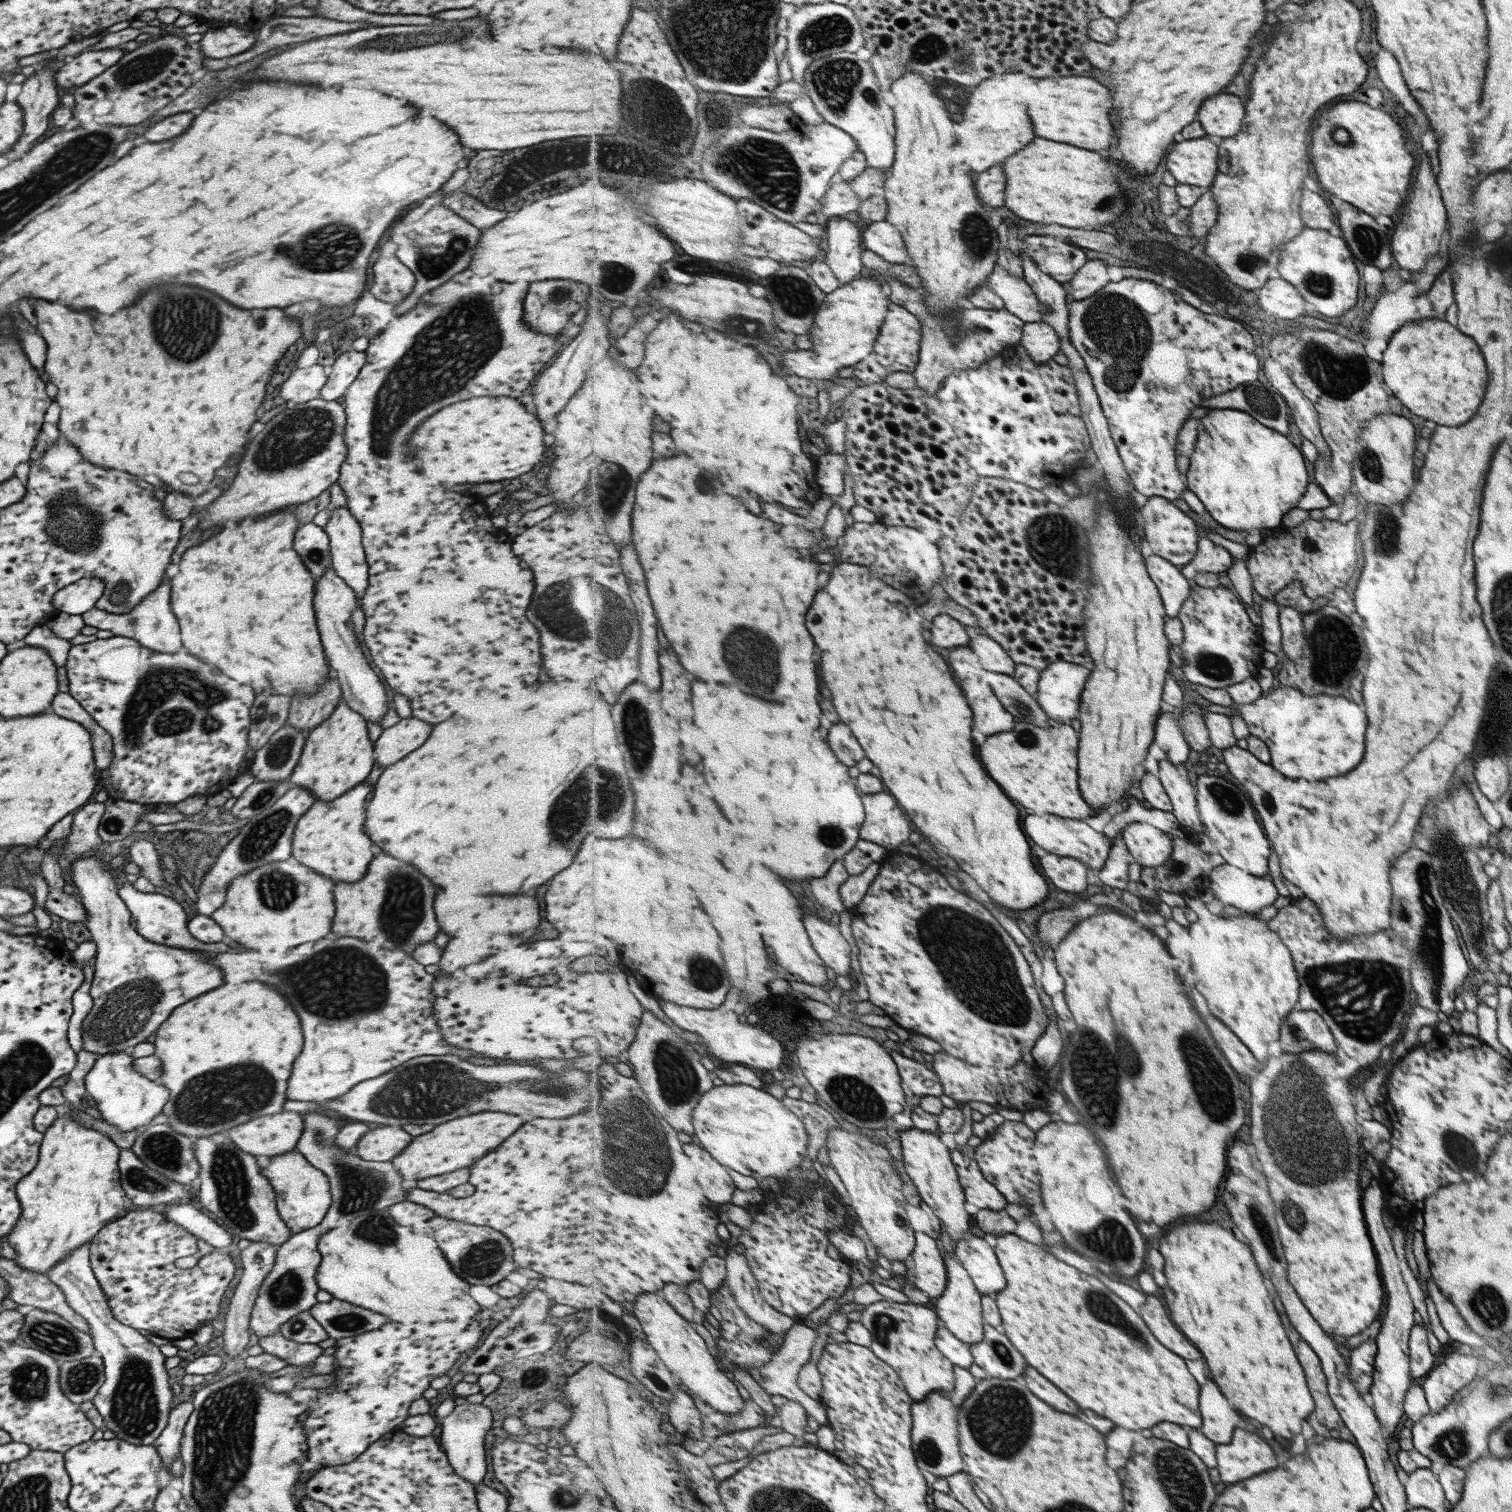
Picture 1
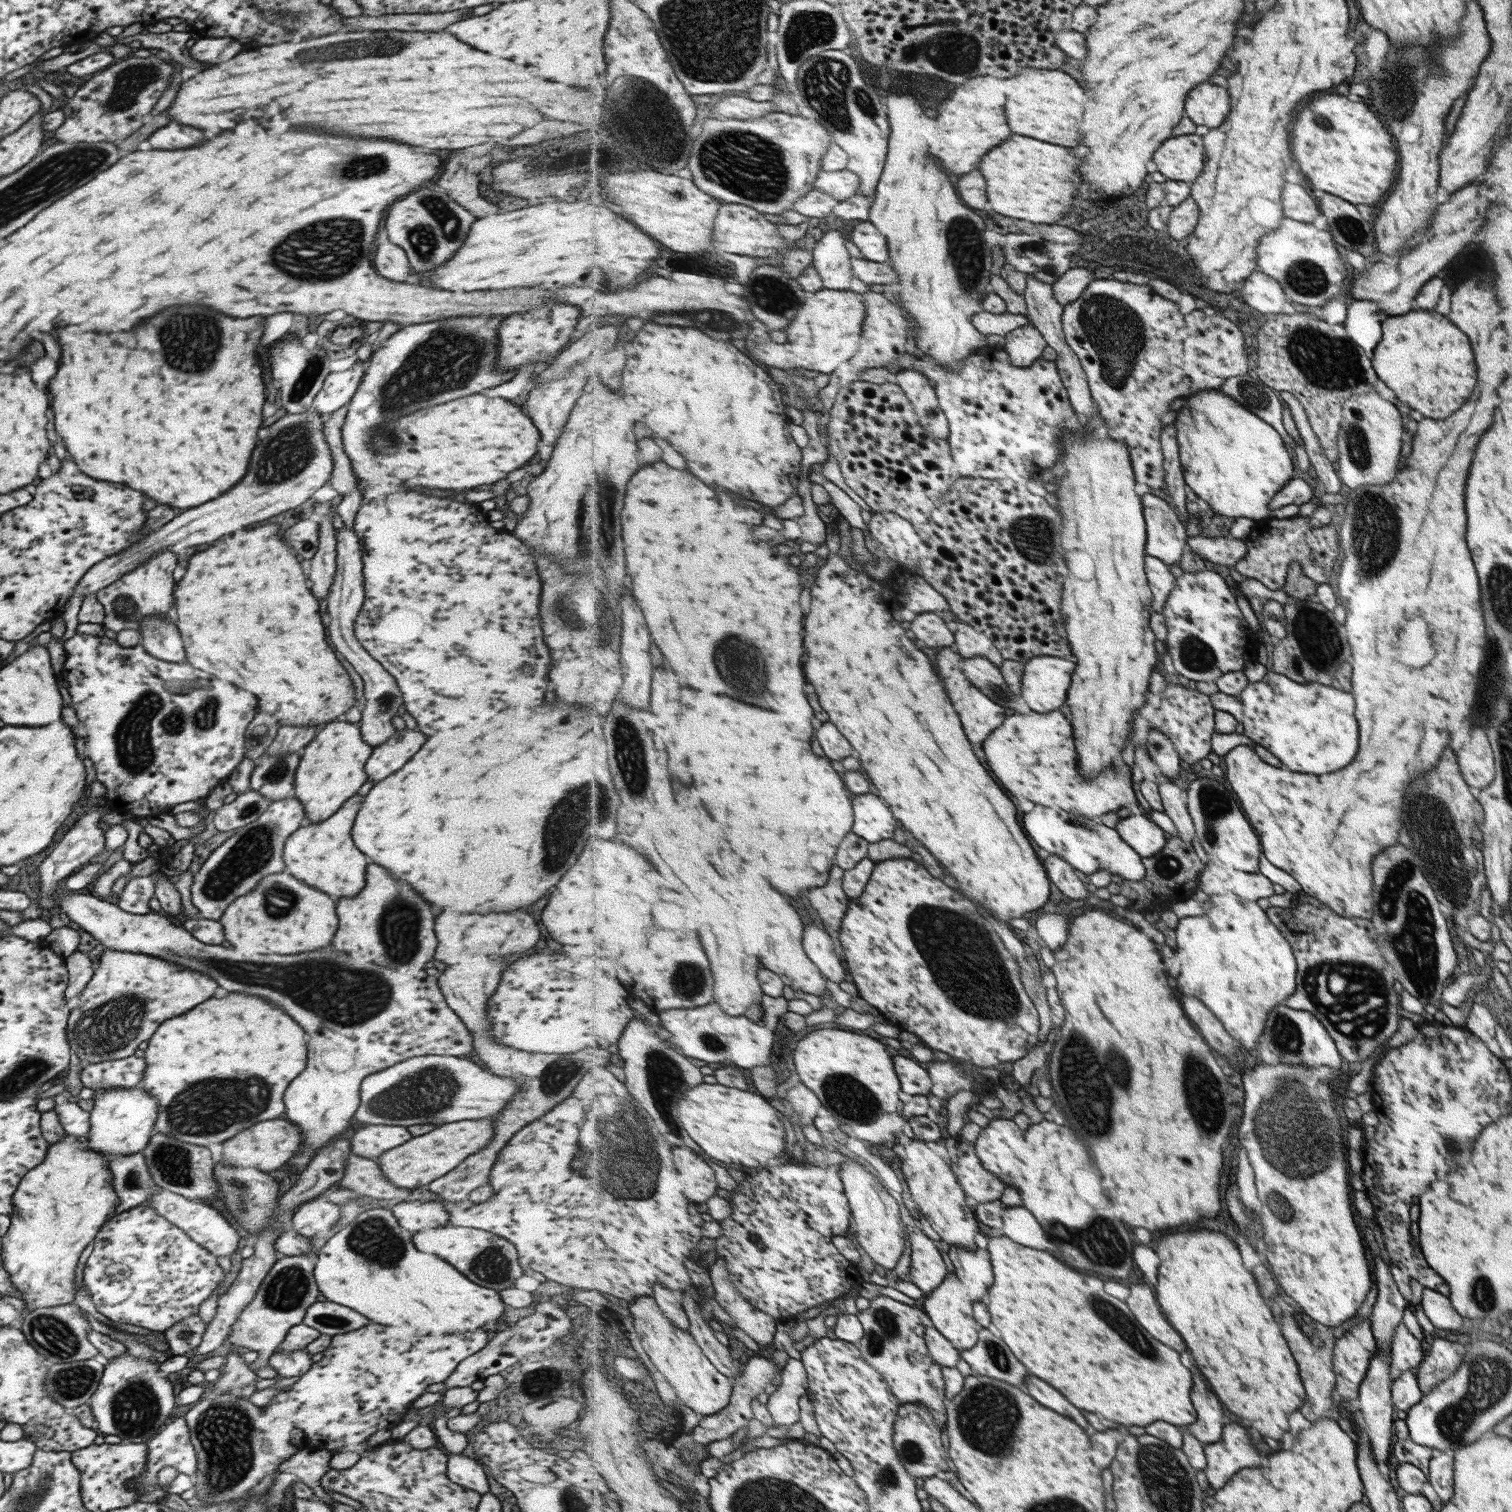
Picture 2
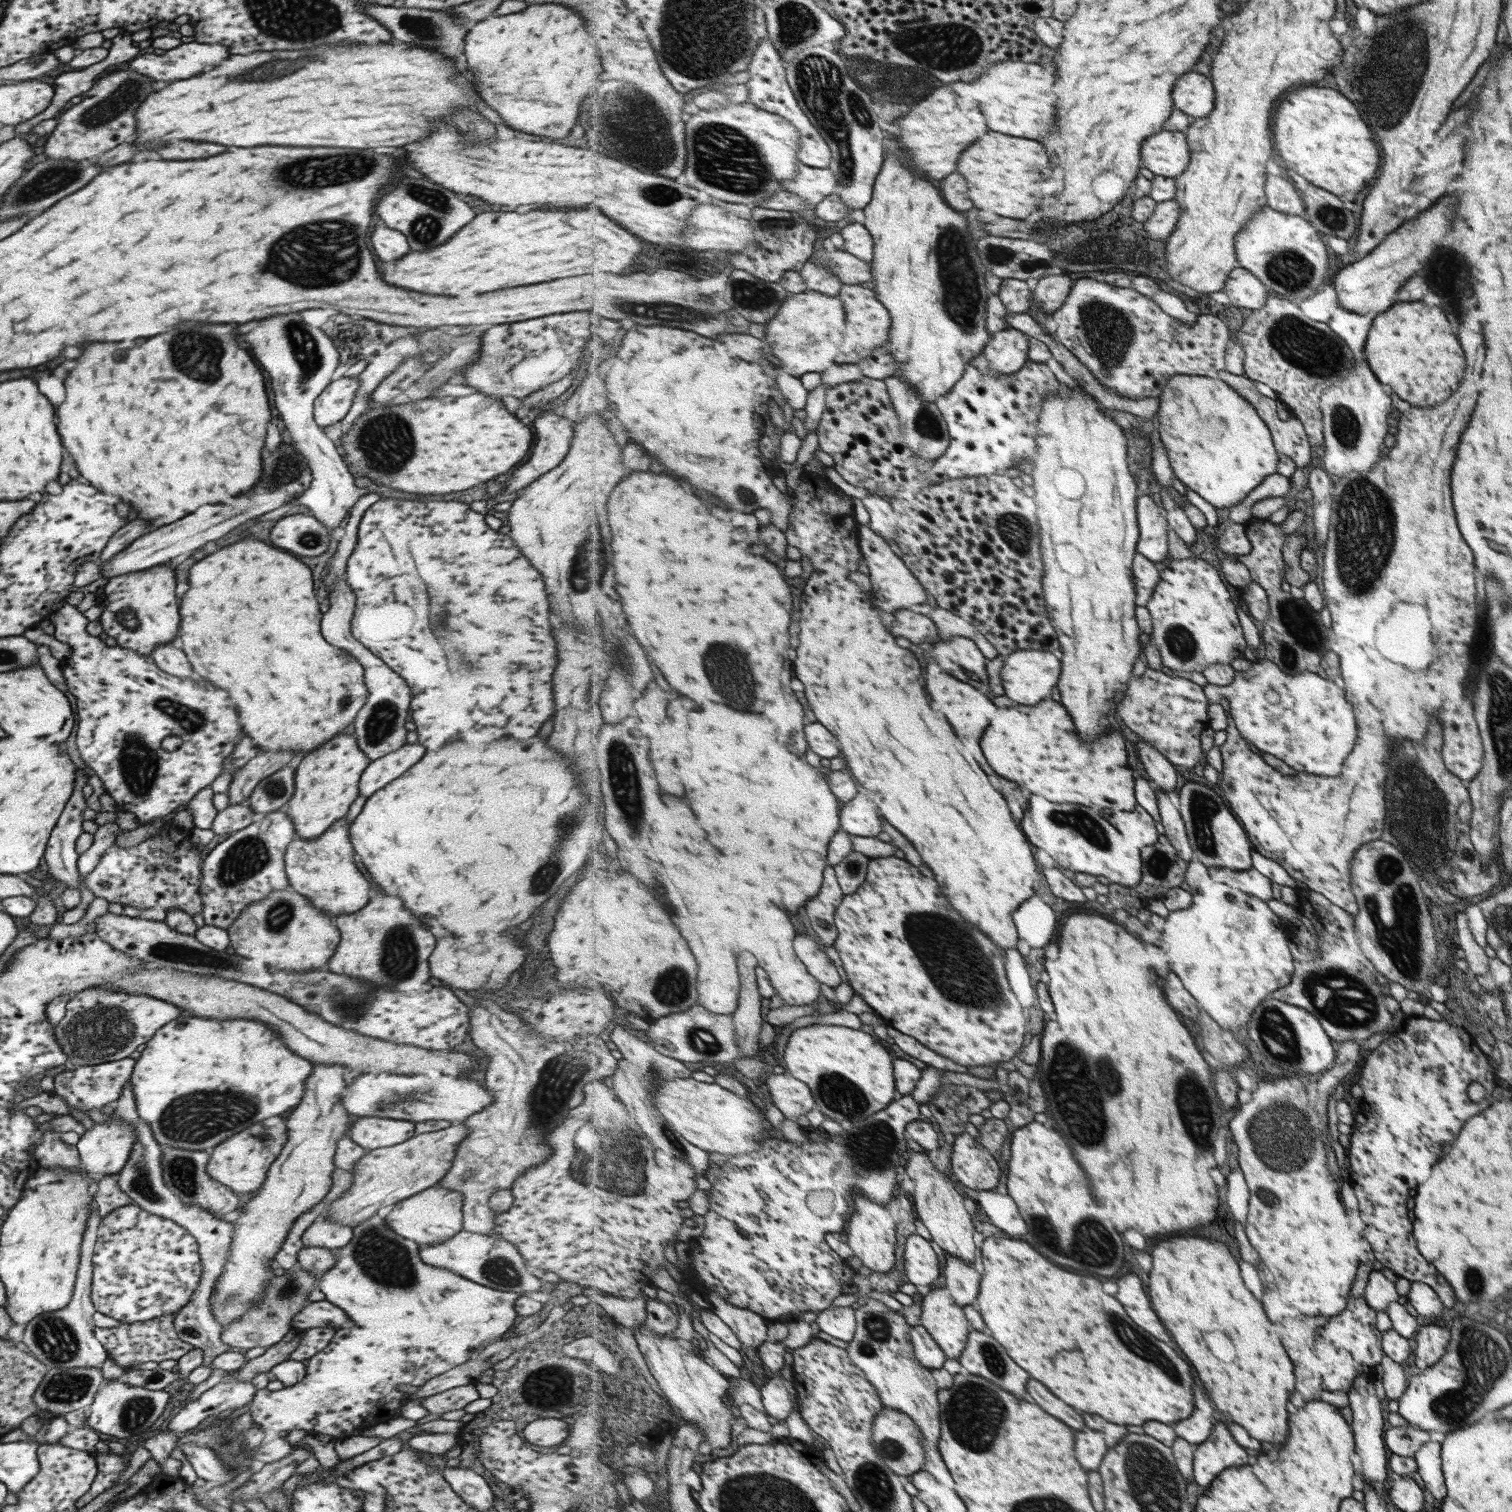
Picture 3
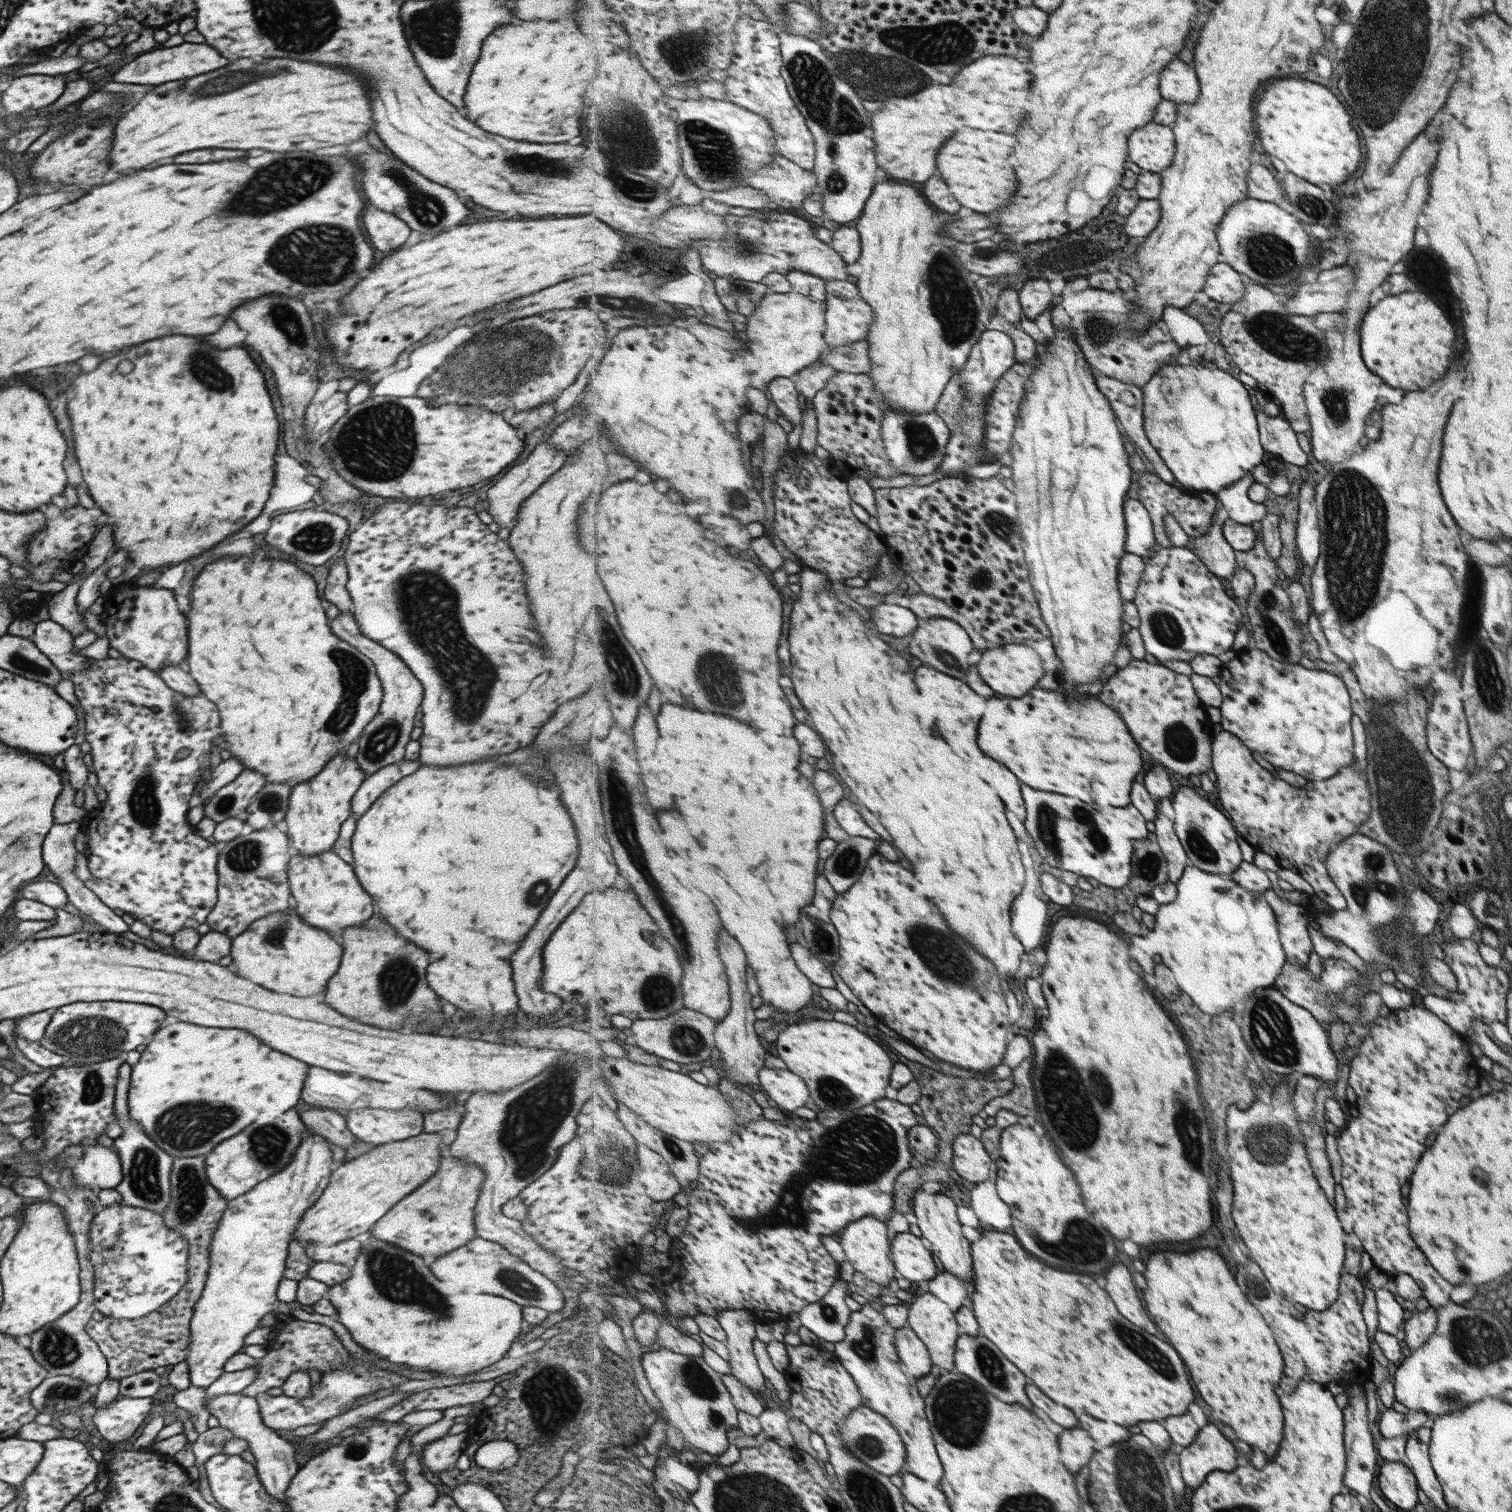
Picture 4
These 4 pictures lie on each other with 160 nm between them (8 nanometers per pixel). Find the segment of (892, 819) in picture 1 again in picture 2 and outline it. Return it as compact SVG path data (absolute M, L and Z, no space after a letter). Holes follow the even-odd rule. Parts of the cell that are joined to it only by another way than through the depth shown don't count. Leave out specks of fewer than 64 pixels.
M875 794L857 795L854 799L856 824L853 832L870 843L881 842L895 836L899 822L891 808Z

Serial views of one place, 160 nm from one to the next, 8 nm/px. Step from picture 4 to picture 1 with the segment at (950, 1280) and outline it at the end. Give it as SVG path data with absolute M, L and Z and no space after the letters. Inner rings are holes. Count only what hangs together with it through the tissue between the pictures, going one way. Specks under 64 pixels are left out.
M970 1236L961 1239L954 1244L954 1250L982 1295L1005 1290L1007 1280L999 1257L985 1238Z

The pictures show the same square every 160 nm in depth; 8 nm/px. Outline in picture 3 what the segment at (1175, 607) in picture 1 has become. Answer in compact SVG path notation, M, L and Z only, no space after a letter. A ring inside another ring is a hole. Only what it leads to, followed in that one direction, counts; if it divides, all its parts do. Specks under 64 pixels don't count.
M1138 553L1133 563L1133 574L1137 589L1136 601L1140 606L1146 607L1152 600L1157 585L1160 584L1161 566Z

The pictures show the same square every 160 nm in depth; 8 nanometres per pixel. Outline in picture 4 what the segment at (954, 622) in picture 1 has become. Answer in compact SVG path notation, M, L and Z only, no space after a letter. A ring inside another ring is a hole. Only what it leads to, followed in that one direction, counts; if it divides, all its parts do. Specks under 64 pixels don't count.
M879 604L871 607L873 615L870 620L877 622L879 630L887 636L912 636L919 628L920 618L905 604L899 605Z

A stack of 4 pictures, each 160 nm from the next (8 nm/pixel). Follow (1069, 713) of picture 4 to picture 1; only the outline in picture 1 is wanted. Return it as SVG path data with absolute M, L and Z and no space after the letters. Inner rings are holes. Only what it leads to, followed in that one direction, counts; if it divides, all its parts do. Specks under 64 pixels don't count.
M1069 723L1065 725L1058 724L1061 728L1039 728L1033 724L1017 724L1017 730L1011 730L1007 734L997 734L997 736L989 736L987 742L981 746L981 760L985 762L989 774L993 774L993 778L997 778L997 782L1001 782L1001 786L1005 786L1005 792L1015 800L1021 802L1023 806L1035 810L1035 814L1057 814L1063 818L1077 818L1084 820L1093 830L1104 832L1104 826L1109 823L1118 809L1112 804L1107 810L1093 810L1081 796L1079 790L1079 732L1075 728L1071 728Z

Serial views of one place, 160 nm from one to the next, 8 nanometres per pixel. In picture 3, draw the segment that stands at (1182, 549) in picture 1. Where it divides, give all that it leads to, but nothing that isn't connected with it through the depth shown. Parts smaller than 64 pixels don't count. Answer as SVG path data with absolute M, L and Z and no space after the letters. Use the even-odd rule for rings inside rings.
M1149 495L1140 498L1140 544L1138 552L1163 565L1171 556L1168 510Z

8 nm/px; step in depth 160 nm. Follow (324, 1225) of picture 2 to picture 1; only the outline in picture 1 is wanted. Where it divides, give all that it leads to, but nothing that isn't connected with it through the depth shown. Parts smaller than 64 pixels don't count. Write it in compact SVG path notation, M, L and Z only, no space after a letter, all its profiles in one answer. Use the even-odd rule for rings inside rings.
M295 1150L269 1157L269 1164L260 1173L269 1181L275 1193L275 1209L279 1219L291 1231L291 1235L308 1231L325 1217L330 1202L326 1176L318 1168L311 1166L302 1154Z

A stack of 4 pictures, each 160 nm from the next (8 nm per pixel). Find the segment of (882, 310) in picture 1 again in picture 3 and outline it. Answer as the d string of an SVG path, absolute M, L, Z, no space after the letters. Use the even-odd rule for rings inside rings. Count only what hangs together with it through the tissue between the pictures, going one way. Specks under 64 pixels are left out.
M806 290L790 296L779 309L779 315L768 322L768 333L766 338L763 338L770 344L773 350L771 353L779 360L783 360L782 366L785 368L771 370L768 368L768 360L764 363L758 362L764 373L774 374L775 371L782 371L800 377L807 372L821 374L833 366L836 363L835 358L839 356L845 340L846 328L848 328L845 309L843 299L816 290Z

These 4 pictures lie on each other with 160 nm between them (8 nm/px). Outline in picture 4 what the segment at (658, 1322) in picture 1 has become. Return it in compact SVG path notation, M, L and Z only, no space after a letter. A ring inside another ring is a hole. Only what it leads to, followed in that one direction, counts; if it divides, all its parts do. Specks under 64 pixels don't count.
M667 1348L646 1353L641 1358L641 1364L670 1424L680 1430L686 1444L709 1454L727 1452L727 1432L739 1426L740 1411L724 1383L723 1374L705 1364L702 1357L679 1354Z

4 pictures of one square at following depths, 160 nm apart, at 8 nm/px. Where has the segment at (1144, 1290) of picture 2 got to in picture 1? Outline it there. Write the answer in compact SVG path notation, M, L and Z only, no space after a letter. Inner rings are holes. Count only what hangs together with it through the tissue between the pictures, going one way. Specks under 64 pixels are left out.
M1146 1294L1145 1298L1146 1301L1140 1308L1141 1312L1145 1314L1145 1322L1149 1322L1149 1328L1153 1330L1153 1334L1157 1334L1157 1338L1161 1338L1161 1342L1165 1342L1165 1346L1169 1346L1169 1350L1177 1350L1177 1354L1181 1354L1183 1358L1201 1360L1203 1354L1199 1352L1199 1348L1195 1350L1193 1342L1183 1332L1179 1332L1179 1328L1171 1320L1167 1308L1159 1300L1159 1296Z

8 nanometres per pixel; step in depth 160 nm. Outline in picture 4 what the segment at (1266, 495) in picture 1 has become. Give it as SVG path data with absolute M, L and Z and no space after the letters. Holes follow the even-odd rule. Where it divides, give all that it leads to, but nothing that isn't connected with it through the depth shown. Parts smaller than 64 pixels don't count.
M1214 360L1198 364L1184 361L1167 364L1143 387L1145 428L1167 466L1177 480L1188 489L1211 492L1217 496L1224 488L1245 478L1256 466L1263 464L1265 451L1259 442L1253 402L1245 384L1217 368Z

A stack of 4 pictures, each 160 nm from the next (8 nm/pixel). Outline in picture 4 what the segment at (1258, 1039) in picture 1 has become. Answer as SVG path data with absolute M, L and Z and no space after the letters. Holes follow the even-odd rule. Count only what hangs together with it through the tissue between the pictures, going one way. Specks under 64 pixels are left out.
M1188 865L1177 882L1179 896L1171 904L1162 904L1157 913L1157 926L1149 933L1157 952L1167 952L1165 964L1175 972L1183 992L1187 992L1196 1004L1211 1016L1219 1016L1231 1010L1239 1002L1252 996L1257 988L1271 987L1285 964L1273 912L1261 893L1247 890L1234 880L1225 880L1219 874Z

